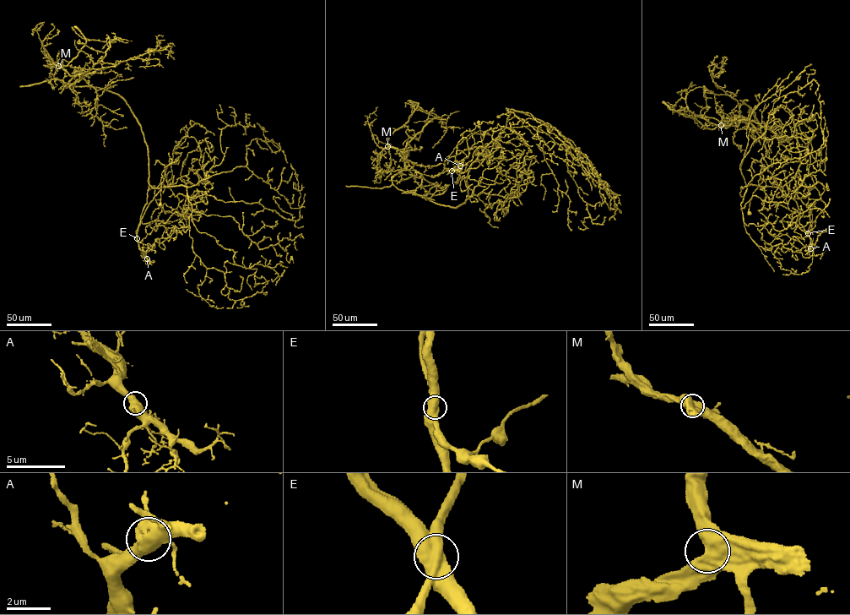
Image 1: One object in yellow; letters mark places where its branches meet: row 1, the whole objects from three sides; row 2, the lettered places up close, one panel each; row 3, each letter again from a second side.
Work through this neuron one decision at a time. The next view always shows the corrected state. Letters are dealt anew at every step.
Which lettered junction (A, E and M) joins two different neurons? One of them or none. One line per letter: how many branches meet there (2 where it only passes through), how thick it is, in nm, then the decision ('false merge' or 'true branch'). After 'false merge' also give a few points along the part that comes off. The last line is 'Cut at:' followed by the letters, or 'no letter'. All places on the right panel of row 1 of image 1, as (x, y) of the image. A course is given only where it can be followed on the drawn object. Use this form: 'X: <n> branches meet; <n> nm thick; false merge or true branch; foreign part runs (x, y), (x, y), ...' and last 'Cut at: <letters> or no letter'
A: 2 branches meet; 650 nm thick; true branch
E: 2 branches meet; 750 nm thick; false merge; foreign part runs (808, 233), (799, 223), (797, 203), (784, 194), (771, 177), (765, 179), (752, 193), (749, 214)
M: 2 branches meet; 650 nm thick; true branch
Cut at: E

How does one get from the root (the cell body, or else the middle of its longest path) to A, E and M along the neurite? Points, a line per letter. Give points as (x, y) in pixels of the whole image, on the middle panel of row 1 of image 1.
A: (478, 122), (484, 157), (471, 163), (465, 171), (459, 172), (455, 167), (452, 171), (460, 165)
E: (478, 122), (484, 157), (471, 163), (465, 171), (459, 172), (455, 167), (452, 171)
M: (478, 122), (484, 157), (452, 169), (468, 197), (456, 208), (398, 189), (392, 178), (405, 158), (387, 146)

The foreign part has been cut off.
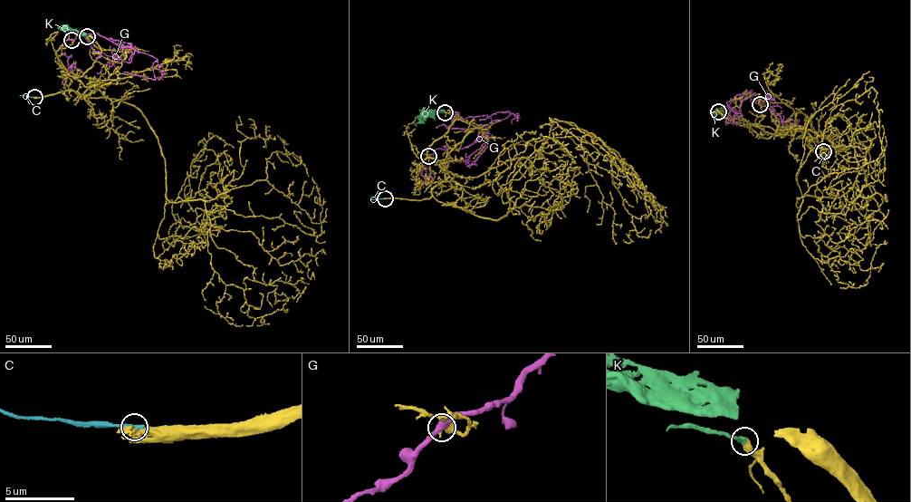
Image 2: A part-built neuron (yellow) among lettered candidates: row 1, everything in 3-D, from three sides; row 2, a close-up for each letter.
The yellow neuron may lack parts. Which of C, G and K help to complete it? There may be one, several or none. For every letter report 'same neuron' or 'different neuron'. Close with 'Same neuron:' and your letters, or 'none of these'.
C: different neuron
G: different neuron
K: same neuron
Same neuron: K

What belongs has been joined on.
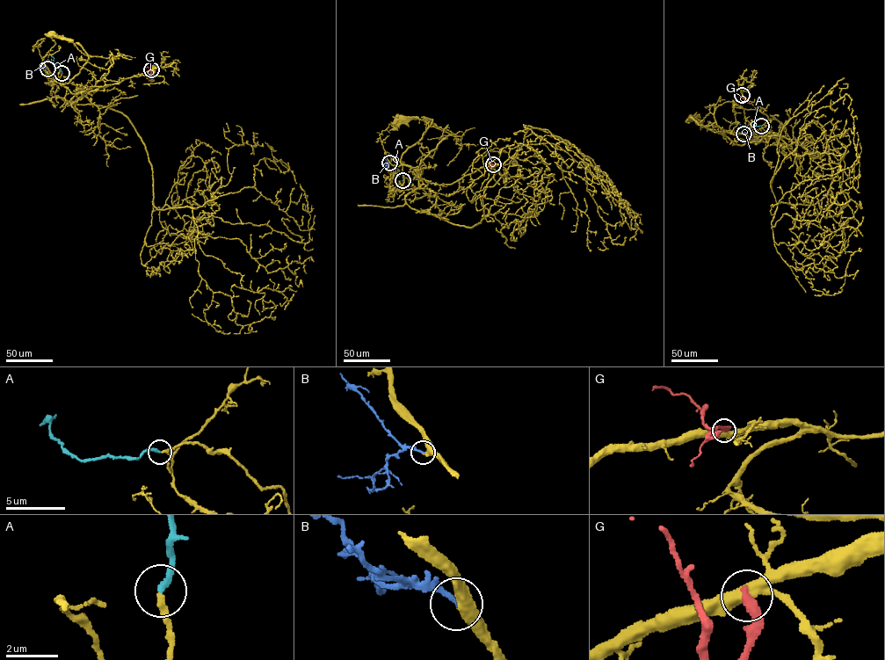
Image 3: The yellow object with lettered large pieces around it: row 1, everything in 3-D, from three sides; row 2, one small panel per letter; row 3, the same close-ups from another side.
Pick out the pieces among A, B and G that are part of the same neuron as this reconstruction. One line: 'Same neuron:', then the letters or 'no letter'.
Same neuron: A, B

